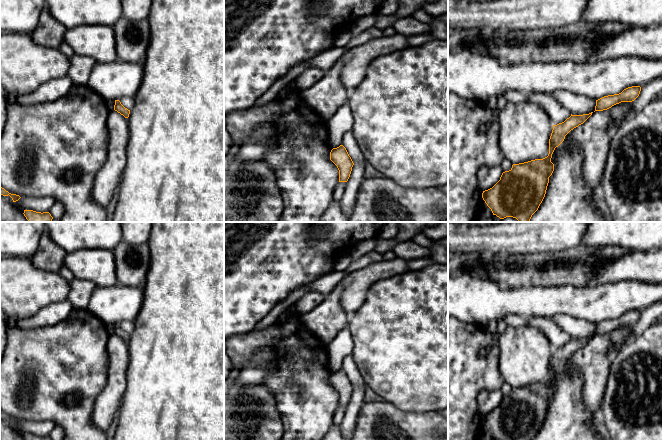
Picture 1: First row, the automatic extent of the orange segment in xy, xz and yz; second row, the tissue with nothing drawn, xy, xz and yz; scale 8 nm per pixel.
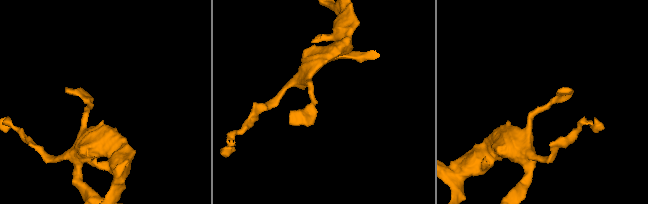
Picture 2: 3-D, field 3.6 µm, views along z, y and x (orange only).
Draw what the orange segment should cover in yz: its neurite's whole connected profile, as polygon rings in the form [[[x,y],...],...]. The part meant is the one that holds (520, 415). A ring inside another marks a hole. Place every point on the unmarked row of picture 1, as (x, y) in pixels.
[[[593,336],[583,339],[572,339],[564,346],[553,349],[549,363],[549,378],[543,383],[535,383],[524,387],[513,388],[509,395],[502,397],[500,404],[490,413],[483,415],[482,422],[496,440],[532,440],[542,427],[549,401],[554,395],[551,386],[552,378],[565,363],[565,360],[574,352],[583,348]]]

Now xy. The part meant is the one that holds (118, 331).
[[[115,324],[114,334],[123,339],[125,342],[129,341],[130,334],[125,332],[119,324]]]

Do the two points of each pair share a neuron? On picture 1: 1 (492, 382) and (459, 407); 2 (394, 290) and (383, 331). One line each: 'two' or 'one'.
1: one
2: one

